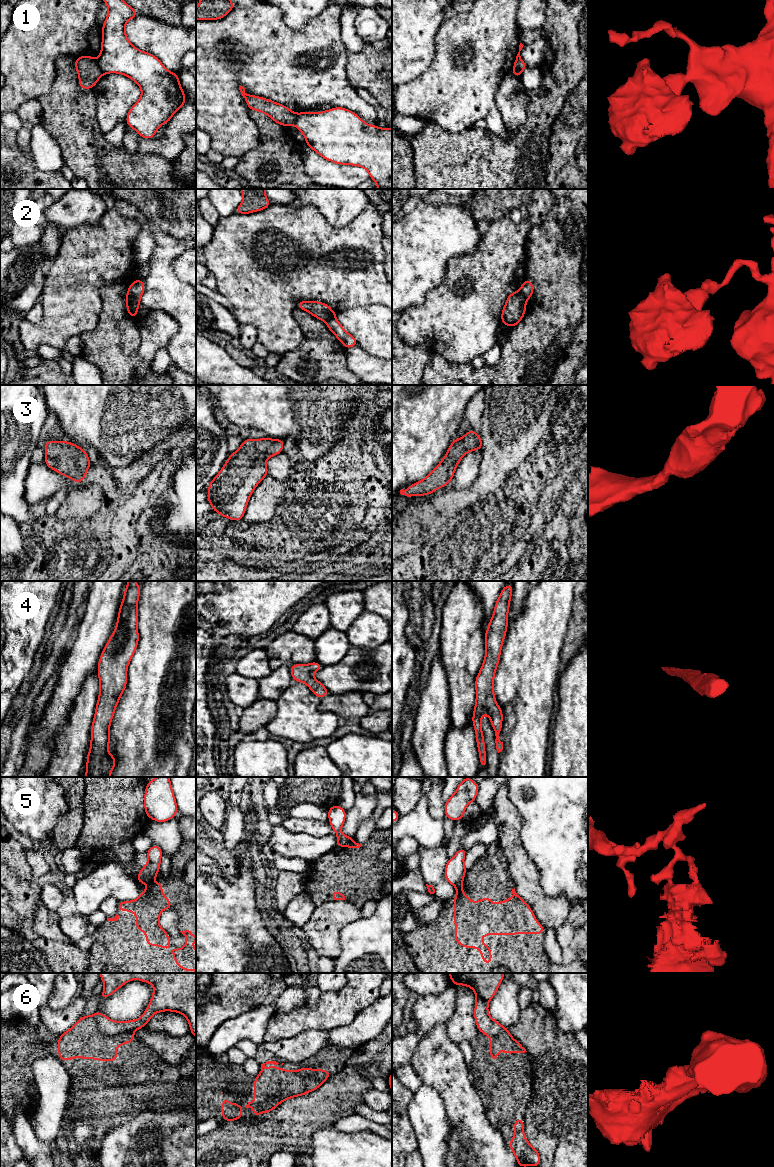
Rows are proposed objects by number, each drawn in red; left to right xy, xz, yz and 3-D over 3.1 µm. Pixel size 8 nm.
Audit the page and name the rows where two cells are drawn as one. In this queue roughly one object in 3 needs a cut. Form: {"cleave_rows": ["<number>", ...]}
{"cleave_rows": ["1", "2", "5", "6"]}

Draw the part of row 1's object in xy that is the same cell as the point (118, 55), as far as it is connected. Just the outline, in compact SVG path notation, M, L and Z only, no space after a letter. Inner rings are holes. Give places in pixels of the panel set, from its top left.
M103 0L108 6L108 14L102 26L101 52L98 58L98 66L103 74L118 73L134 80L142 90L139 100L129 109L126 116L126 124L134 129L144 139L153 139L158 128L169 123L173 114L180 110L187 102L185 93L180 86L179 76L167 70L162 62L153 54L135 48L126 36L125 24L139 14L124 0Z

